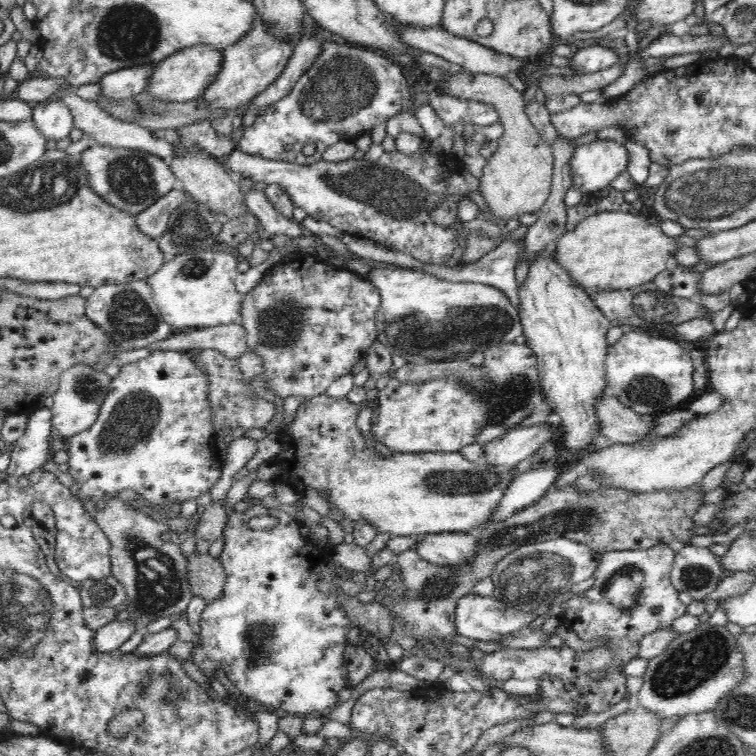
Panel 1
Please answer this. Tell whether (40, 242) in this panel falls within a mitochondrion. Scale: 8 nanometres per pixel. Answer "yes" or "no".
no

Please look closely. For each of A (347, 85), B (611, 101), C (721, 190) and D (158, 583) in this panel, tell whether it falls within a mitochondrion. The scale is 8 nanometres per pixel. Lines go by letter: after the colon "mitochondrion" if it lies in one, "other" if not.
A: mitochondrion
B: other
C: mitochondrion
D: mitochondrion

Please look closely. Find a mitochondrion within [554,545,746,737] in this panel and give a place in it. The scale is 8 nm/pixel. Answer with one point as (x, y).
(693, 663)

